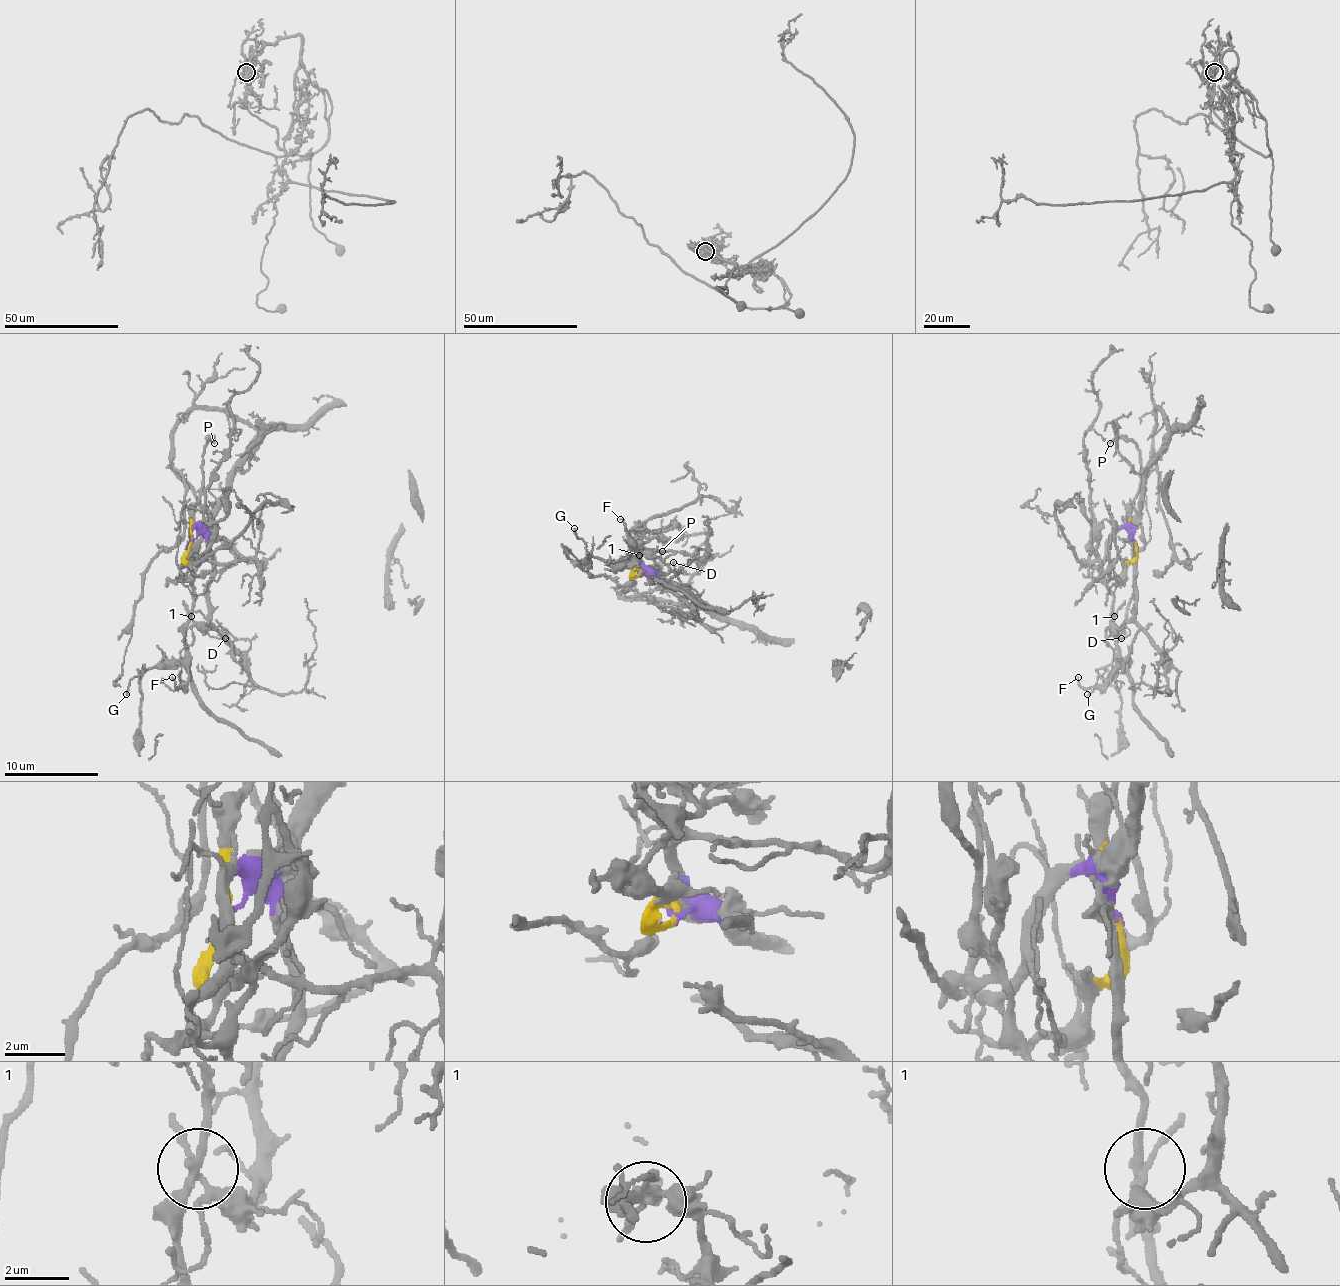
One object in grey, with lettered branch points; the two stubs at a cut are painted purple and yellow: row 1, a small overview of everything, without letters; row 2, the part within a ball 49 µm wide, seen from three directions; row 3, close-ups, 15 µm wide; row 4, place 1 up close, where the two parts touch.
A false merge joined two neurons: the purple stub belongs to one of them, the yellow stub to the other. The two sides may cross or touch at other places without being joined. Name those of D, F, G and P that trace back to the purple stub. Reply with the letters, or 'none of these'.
D

